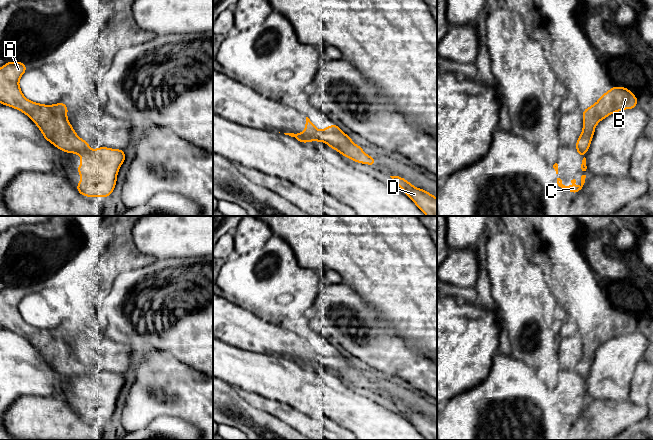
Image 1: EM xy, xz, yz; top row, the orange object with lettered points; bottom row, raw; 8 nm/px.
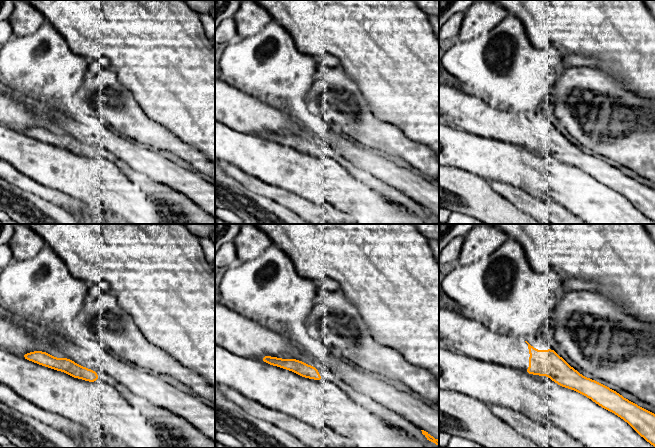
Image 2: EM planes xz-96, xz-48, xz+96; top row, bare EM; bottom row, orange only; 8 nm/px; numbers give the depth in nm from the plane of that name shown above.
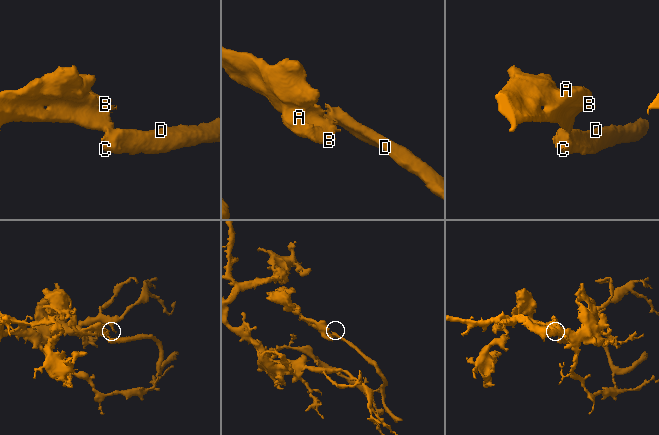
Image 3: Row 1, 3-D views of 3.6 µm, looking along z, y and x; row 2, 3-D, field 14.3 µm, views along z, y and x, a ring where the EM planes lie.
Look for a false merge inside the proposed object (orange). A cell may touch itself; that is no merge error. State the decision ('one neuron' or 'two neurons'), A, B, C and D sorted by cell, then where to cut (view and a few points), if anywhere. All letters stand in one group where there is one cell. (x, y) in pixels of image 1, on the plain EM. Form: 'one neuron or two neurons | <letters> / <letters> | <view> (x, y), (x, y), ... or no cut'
two neurons | A B / C D | xz (299, 357), (313, 363)

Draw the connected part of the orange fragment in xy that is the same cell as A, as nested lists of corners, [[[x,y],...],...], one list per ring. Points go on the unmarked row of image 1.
[[[7,286],[0,292],[0,328],[25,337],[38,350],[44,362],[61,375],[75,377],[88,373],[90,367],[81,363],[76,358],[66,340],[68,332],[64,327],[59,326],[58,328],[44,329],[35,327],[24,321],[19,311],[19,304],[25,296],[26,290],[23,286]]]

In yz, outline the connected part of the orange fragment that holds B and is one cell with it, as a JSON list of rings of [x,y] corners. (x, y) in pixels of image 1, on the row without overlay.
[[[613,310],[599,324],[583,335],[583,353],[576,366],[576,373],[586,378],[596,349],[607,340],[623,333],[634,333],[638,323],[629,313]]]

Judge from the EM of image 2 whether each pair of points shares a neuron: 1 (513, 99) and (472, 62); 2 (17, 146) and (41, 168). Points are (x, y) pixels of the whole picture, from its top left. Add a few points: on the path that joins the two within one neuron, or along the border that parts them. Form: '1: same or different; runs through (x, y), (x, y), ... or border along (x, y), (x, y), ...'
1: same; runs through (503, 89), (482, 68)
2: same; runs through (23, 152), (35, 162)

